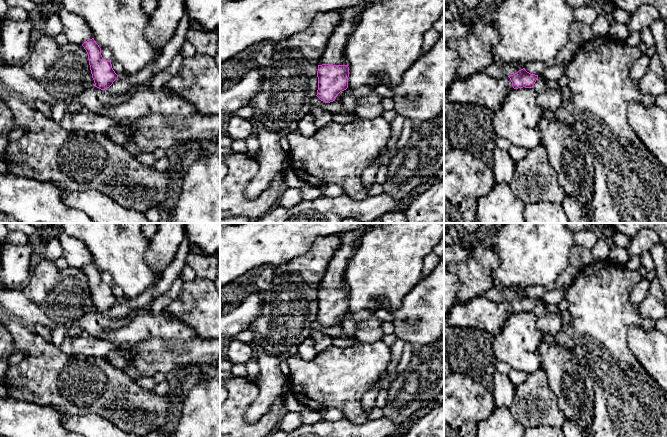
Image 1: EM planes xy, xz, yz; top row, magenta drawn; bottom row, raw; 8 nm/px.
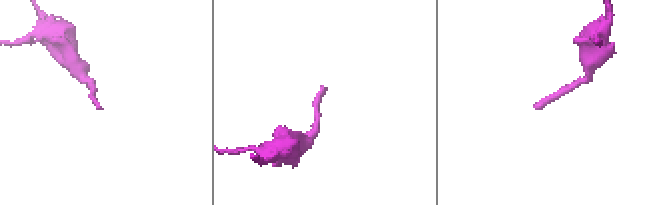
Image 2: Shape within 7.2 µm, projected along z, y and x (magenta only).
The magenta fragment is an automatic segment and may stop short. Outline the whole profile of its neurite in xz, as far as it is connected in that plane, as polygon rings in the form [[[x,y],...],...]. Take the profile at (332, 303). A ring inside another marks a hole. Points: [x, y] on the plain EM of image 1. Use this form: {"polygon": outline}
{"polygon": [[[369,226],[361,227],[338,235],[340,247],[330,260],[323,279],[318,283],[317,321],[325,326],[335,325],[337,319],[348,312],[349,291],[345,280],[346,268],[354,255],[354,242],[370,231]]]}

